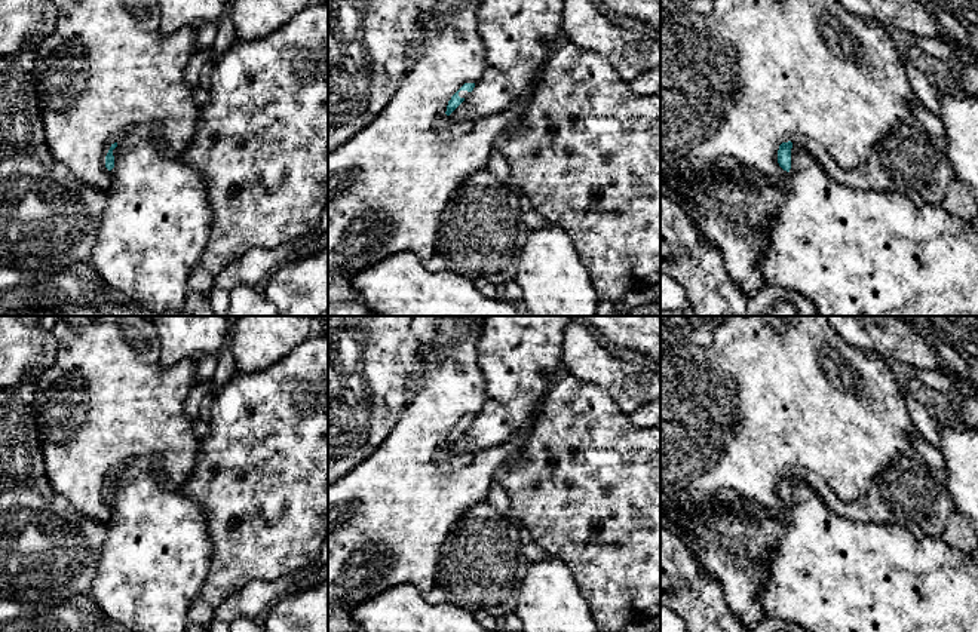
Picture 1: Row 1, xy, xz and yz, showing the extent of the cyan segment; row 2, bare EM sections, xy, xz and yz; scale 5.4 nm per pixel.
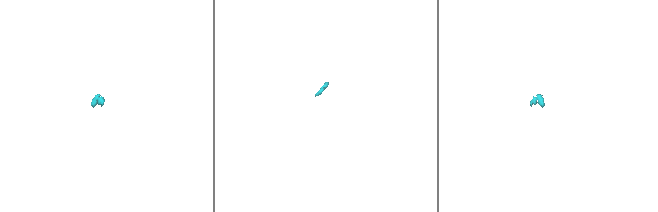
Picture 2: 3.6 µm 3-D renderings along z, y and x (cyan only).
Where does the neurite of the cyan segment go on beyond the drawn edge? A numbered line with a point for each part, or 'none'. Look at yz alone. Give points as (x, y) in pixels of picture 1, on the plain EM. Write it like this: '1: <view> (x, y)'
1: yz (910, 494)
2: yz (779, 512)

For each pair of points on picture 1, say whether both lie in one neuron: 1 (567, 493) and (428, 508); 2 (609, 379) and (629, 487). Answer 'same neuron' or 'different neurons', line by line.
1: different neurons
2: different neurons

